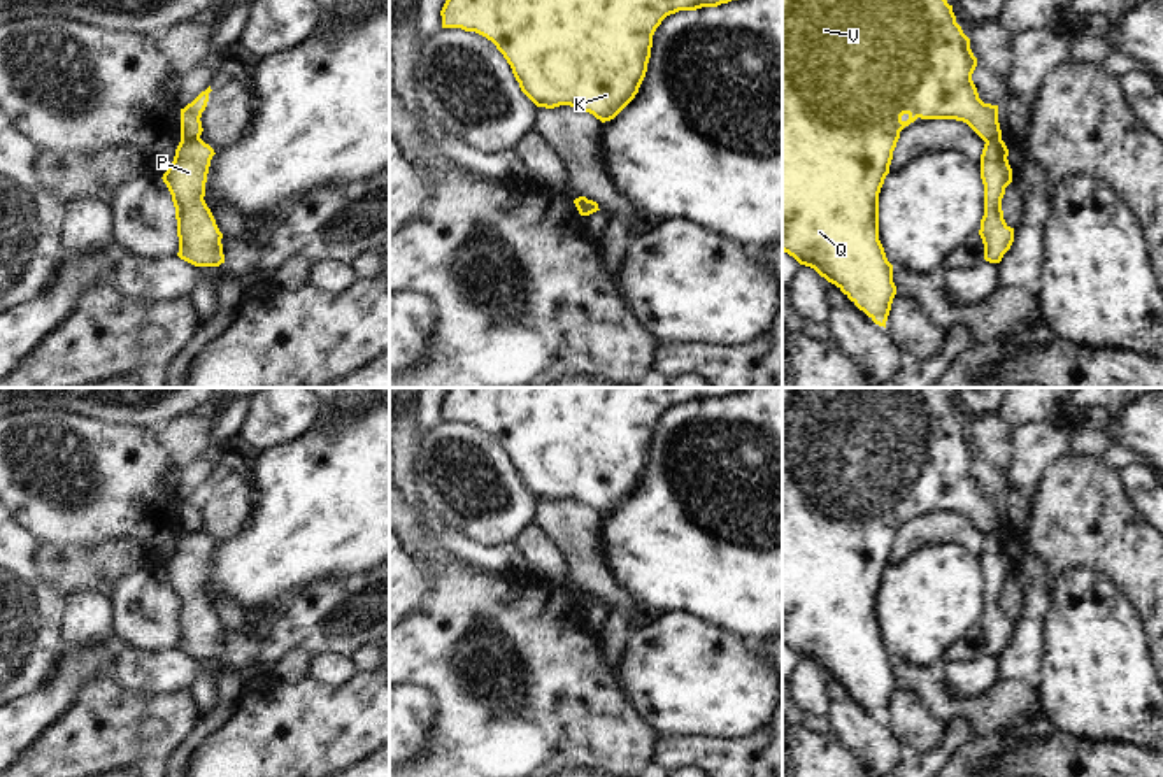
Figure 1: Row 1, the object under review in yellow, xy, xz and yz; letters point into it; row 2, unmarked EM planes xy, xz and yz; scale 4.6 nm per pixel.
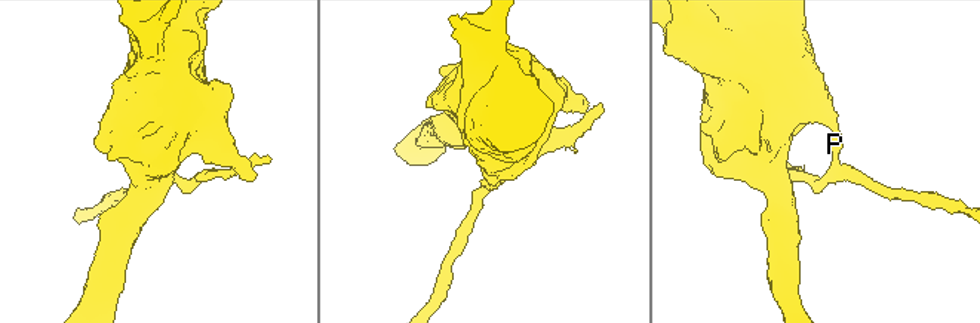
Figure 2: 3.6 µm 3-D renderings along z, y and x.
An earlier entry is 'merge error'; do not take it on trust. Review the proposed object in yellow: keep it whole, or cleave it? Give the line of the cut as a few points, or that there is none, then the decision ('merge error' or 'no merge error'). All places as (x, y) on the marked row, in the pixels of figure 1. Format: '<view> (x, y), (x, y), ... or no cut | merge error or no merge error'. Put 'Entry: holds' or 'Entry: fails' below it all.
xy (199, 137), (181, 141) | merge error
Entry: holds

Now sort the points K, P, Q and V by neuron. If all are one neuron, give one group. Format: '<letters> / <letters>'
K Q V / P

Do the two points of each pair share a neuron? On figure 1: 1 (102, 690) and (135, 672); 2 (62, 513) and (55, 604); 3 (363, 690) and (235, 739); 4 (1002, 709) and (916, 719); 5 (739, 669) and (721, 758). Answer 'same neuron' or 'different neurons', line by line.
1: different neurons
2: different neurons
3: same neuron
4: different neurons
5: different neurons

